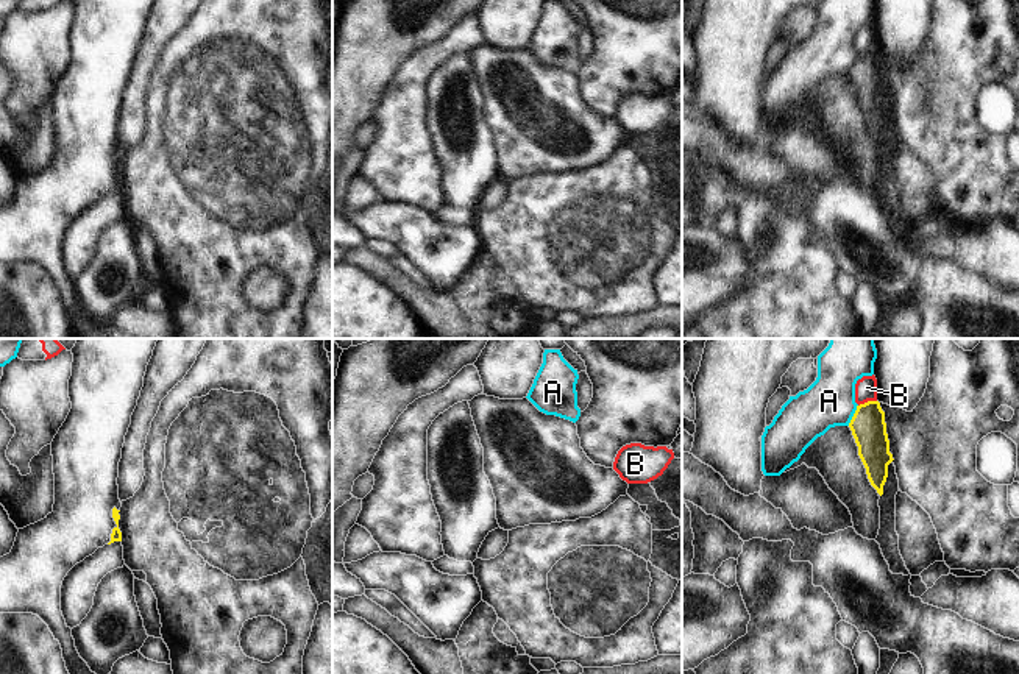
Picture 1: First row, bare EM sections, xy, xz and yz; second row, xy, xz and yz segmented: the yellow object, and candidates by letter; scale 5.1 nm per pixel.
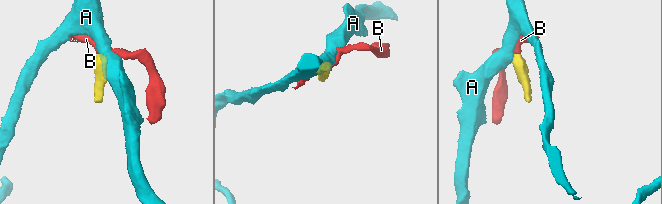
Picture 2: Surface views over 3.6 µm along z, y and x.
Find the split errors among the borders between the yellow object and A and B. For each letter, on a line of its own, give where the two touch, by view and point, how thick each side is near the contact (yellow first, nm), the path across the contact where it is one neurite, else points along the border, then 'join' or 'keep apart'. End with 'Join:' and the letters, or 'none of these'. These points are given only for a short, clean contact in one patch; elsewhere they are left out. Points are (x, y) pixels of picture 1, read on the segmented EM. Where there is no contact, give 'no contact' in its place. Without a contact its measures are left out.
A: yz (854, 415) | 180/260 nm | along yz (857, 404), (848, 425) | keep apart
B: yz (868, 401) | 180/110 nm | along yz (876, 400), (868, 400), (859, 406) | keep apart
Join: none of these

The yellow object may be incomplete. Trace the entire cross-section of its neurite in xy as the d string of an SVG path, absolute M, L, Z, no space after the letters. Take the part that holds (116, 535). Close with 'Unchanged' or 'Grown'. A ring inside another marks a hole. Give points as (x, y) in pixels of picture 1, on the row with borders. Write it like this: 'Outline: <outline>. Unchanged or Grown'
Outline: M115 507L112 509L112 518L117 526L112 529L111 541L76 563L62 580L61 612L70 629L80 626L91 612L101 579L125 565L119 512Z. Grown

